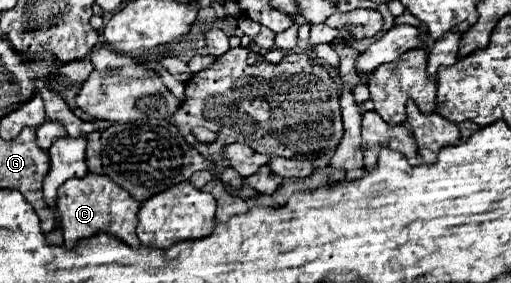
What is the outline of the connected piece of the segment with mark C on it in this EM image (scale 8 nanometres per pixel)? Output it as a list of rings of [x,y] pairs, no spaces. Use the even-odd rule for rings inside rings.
[[[87,174],[85,180],[67,180],[59,188],[57,196],[57,210],[61,216],[61,228],[63,228],[63,238],[65,238],[65,248],[73,248],[79,240],[87,240],[95,236],[97,232],[109,232],[111,236],[117,236],[121,242],[127,246],[137,248],[139,240],[135,234],[137,228],[137,212],[141,204],[129,196],[123,188],[113,184],[109,176],[103,174]]]

